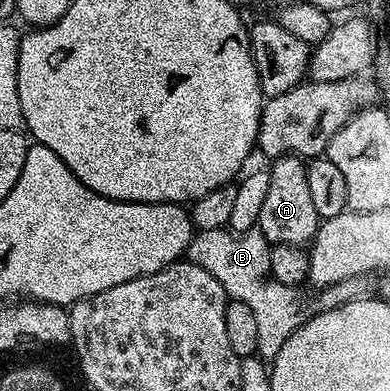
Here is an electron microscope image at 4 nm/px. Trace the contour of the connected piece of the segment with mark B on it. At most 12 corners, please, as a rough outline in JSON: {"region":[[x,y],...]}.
{"region":[[203,229],[185,252],[252,307],[257,356],[314,313],[355,300],[353,277],[313,294],[270,276],[263,233]]}

